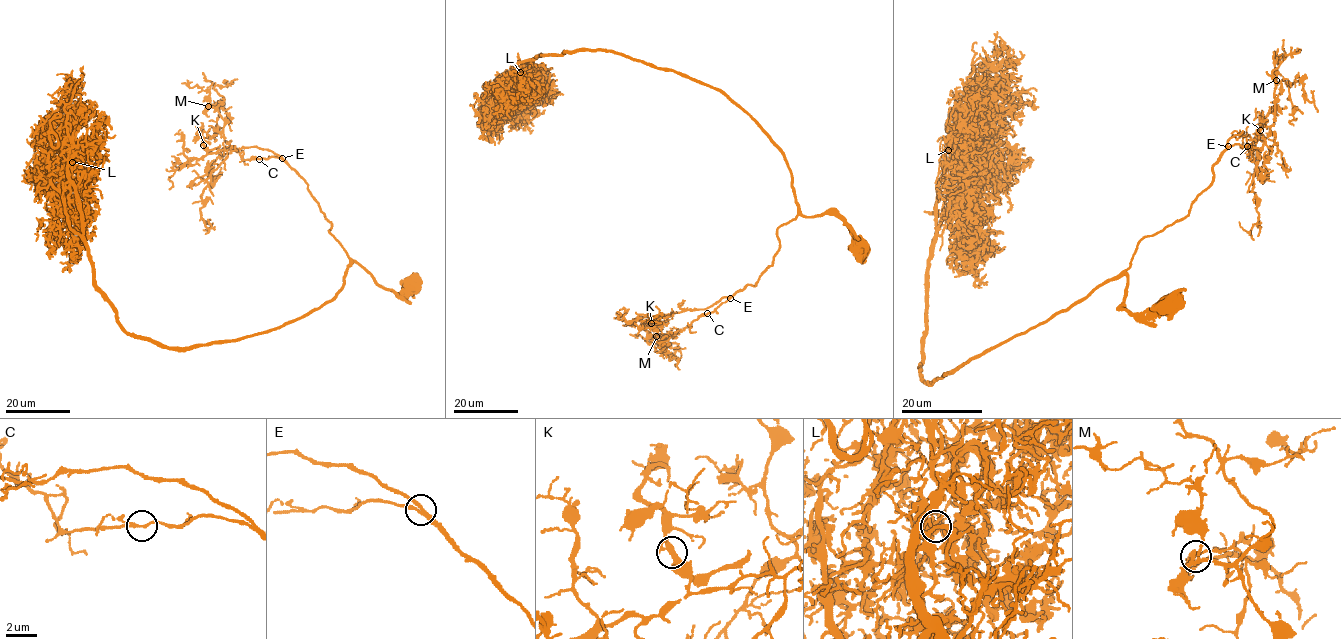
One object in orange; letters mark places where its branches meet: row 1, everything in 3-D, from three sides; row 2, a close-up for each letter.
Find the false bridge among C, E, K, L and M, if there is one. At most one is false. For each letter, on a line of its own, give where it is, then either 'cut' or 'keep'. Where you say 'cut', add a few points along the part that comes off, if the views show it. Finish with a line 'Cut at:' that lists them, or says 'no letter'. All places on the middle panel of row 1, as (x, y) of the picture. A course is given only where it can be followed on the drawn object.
C: (707, 313) | keep
E: (730, 298) | keep
K: (651, 323) | keep
L: (520, 72) | keep
M: (656, 336) | keep
Cut at: no letter

